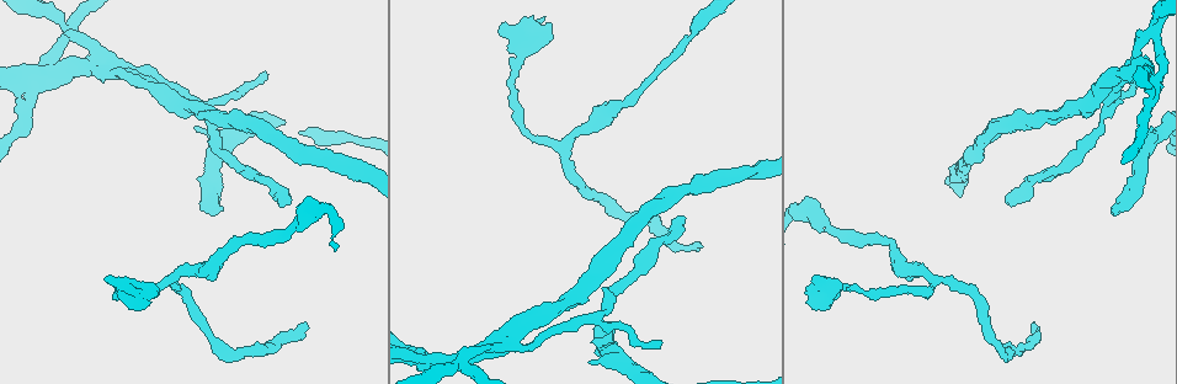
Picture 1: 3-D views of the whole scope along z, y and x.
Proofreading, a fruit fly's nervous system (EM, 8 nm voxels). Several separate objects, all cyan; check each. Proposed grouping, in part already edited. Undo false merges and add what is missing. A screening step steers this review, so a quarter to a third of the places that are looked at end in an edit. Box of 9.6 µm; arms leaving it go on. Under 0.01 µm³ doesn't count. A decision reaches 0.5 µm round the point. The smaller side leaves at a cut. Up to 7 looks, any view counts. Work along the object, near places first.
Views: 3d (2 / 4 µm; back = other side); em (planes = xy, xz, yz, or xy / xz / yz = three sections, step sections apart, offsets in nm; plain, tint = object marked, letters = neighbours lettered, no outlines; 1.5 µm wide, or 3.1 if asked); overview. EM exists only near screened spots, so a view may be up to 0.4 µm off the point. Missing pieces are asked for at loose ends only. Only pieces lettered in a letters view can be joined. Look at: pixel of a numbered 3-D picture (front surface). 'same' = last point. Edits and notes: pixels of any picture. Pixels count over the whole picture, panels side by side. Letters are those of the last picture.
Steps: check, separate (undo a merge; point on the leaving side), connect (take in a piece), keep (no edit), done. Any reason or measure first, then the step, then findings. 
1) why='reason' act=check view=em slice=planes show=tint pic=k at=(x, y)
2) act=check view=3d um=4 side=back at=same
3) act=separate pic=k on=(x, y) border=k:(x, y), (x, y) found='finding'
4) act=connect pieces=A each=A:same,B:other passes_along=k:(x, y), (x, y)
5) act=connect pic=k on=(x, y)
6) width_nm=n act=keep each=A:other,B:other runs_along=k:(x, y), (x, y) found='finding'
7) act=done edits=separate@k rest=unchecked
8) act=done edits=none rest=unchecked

why='branch stops here' act=check view=em slice=xz step=4 show=tint pic=1 at=(1151, 129)

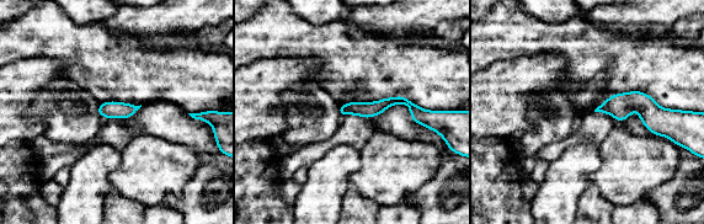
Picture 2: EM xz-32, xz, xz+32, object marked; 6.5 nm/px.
why='another direction' act=check view=em slice=planes show=letters at=same

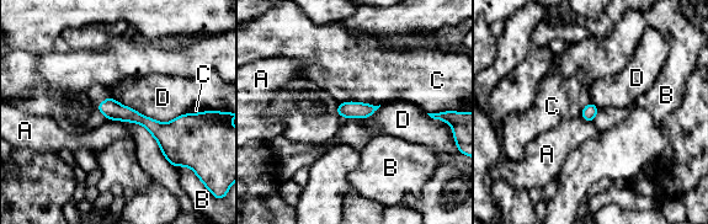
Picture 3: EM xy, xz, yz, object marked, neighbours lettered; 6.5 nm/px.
act=keep each=A:other,B:other,C:other,D:other found='none of them fits'

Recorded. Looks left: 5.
why='four-way junction' act=check view=3d um=2 pic=1 at=(1148, 32)

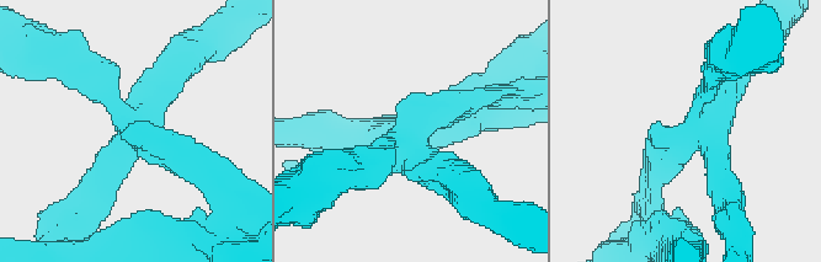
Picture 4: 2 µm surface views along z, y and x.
act=check view=em slice=xz step=4 show=tint pic=4 at=(692, 129)

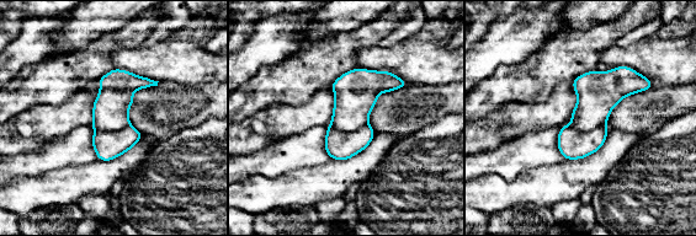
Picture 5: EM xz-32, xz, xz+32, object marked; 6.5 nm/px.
why='cut it another way' act=check view=em slice=planes show=letters at=same

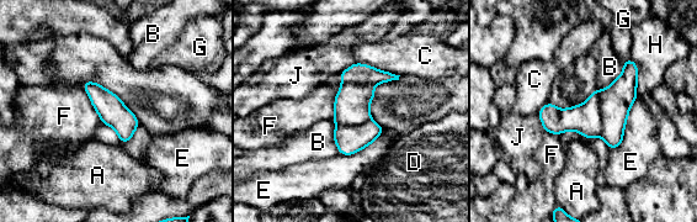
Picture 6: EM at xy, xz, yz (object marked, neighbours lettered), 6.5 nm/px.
act=separate pic=6 on=(615, 101) each=A:other,B:other,C:other,D:other,E:other,F:other,G:other,H:other,J:other border=6:(597, 90), (600, 135) found='a second neuron is stuck on'

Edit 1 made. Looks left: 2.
act=done edits=separate@6 rest=unchecked

